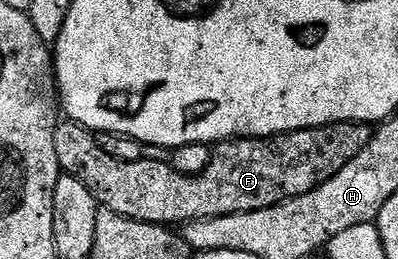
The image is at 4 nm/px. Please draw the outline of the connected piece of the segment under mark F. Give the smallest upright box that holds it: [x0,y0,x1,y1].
[53,122,372,226]

